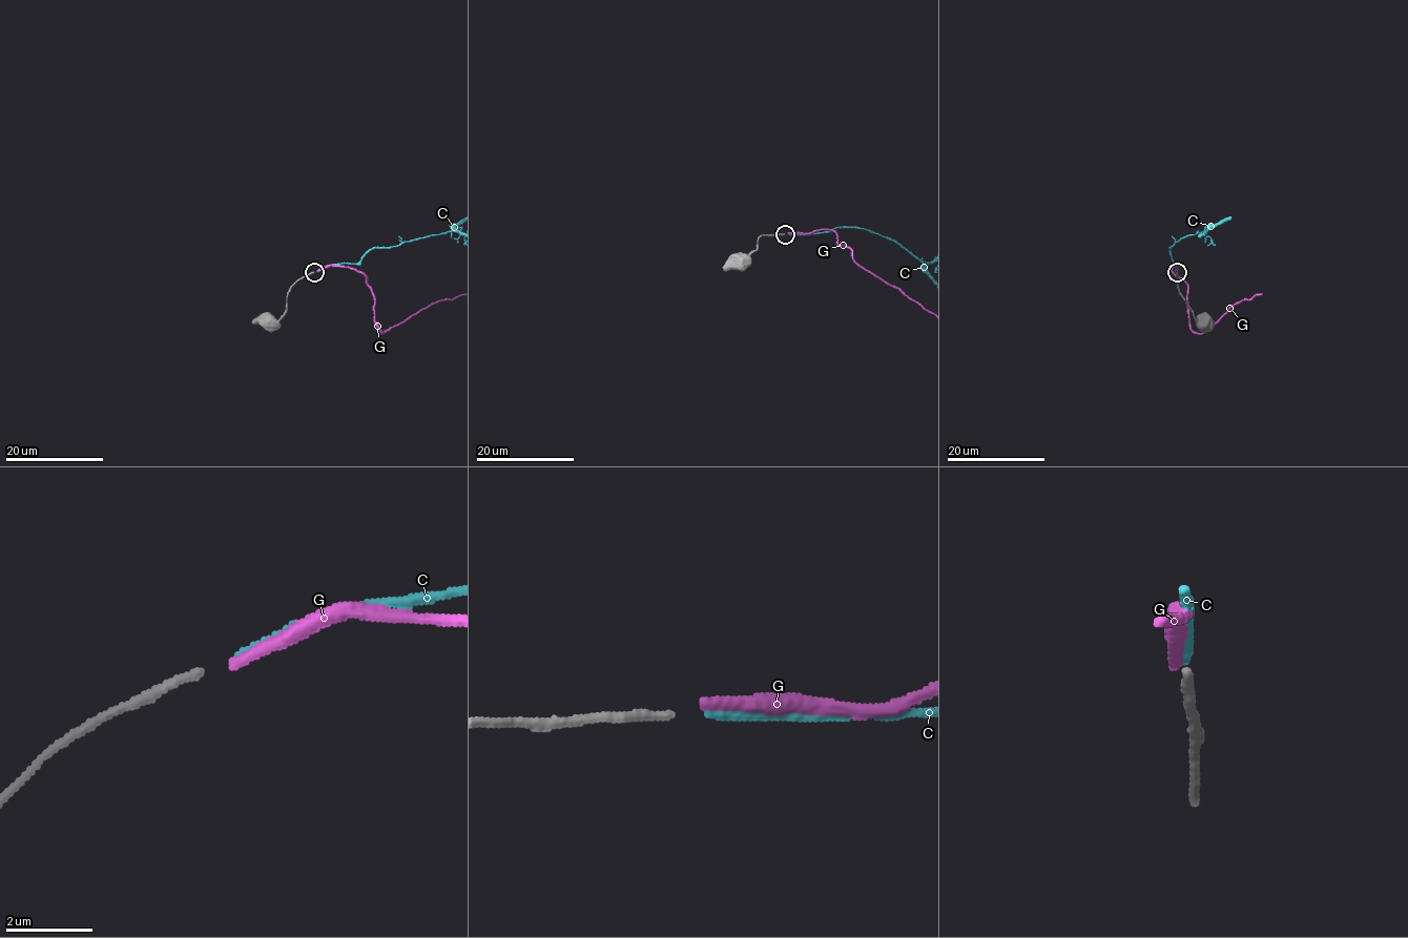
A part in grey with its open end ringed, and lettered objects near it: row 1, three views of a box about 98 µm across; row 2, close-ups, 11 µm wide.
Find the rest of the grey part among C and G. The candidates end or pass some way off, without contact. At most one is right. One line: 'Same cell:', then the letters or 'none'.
Same cell: C

